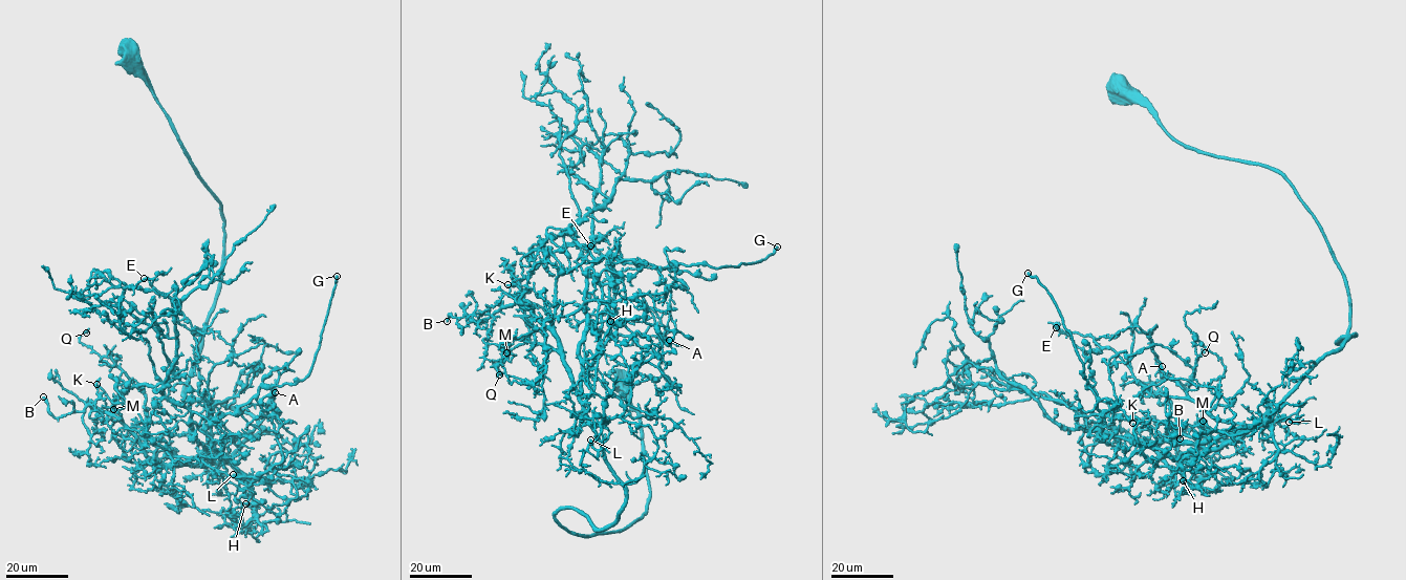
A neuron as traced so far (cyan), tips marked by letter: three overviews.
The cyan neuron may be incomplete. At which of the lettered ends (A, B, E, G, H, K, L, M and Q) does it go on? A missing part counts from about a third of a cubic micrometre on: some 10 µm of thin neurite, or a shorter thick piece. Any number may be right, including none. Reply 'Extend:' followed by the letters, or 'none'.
Extend: B, G, H, K

